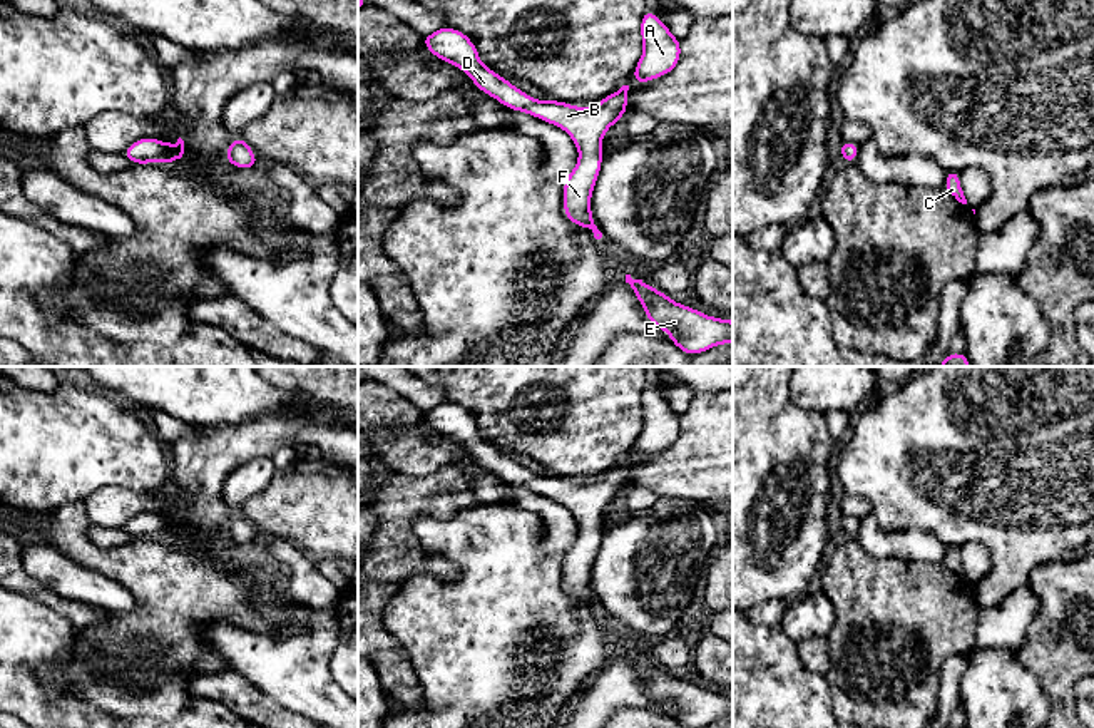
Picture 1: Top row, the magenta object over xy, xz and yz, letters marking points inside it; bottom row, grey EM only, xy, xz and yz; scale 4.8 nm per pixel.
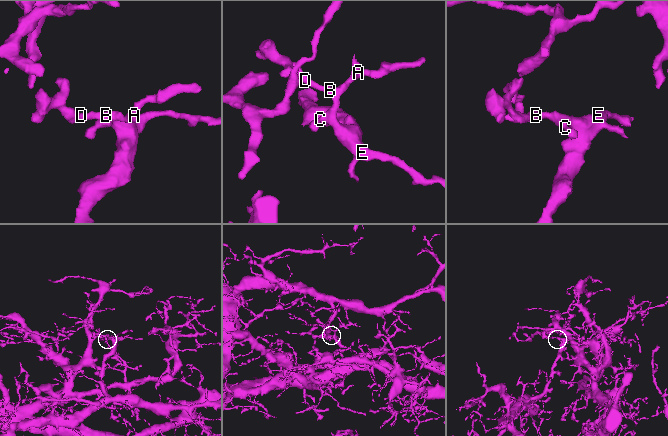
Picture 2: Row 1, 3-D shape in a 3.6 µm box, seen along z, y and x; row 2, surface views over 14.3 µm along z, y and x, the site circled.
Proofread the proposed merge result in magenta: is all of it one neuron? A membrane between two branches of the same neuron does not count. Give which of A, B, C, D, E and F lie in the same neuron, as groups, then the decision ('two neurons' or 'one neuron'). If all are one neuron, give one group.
groups A B C D E F; one neuron

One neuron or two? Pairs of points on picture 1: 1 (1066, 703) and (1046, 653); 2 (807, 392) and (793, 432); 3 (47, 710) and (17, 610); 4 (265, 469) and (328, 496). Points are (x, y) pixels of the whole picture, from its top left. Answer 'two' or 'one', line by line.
1: one
2: two
3: one
4: two

